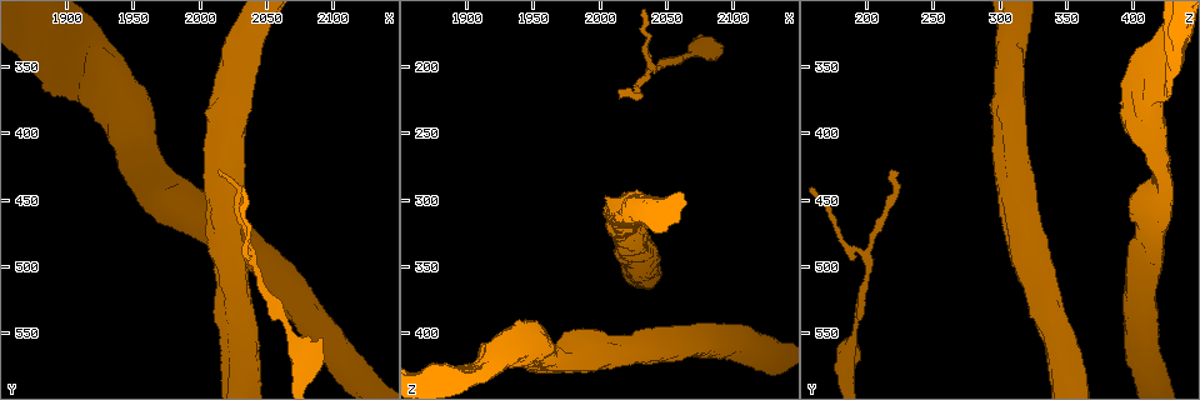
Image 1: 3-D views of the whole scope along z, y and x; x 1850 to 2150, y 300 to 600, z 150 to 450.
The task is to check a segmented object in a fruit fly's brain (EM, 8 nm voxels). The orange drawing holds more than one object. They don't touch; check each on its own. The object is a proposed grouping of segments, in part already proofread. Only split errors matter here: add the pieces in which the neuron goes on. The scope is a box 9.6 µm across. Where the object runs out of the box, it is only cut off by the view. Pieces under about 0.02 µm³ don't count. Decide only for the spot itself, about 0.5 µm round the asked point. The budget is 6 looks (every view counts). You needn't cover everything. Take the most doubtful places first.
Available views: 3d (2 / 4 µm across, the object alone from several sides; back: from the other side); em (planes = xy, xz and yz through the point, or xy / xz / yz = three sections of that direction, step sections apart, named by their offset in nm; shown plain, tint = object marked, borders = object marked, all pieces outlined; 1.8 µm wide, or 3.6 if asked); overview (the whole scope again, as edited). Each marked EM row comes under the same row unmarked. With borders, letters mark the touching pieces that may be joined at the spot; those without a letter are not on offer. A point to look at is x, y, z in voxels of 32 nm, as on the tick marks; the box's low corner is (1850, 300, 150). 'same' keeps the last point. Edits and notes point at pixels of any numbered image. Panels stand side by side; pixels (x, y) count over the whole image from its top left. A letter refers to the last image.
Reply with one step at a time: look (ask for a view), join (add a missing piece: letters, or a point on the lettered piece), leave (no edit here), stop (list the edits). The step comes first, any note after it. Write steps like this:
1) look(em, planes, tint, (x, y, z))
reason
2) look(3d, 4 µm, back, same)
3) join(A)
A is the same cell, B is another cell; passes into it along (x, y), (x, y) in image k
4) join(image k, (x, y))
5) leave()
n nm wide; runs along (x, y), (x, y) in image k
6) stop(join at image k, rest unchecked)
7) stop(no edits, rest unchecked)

look(em, yz, step 8, tint, (2016, 428, 222))
thin end

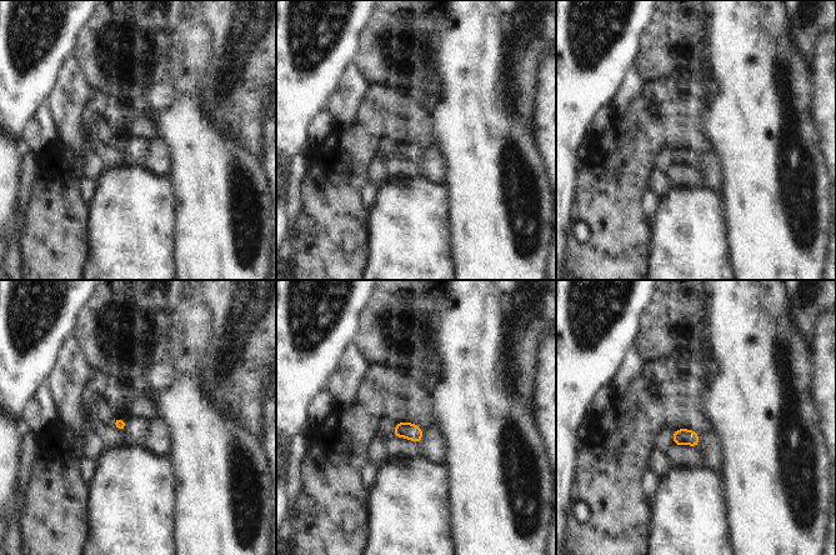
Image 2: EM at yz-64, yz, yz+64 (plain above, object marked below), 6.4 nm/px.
look(em, xy, step 16, borders, same)

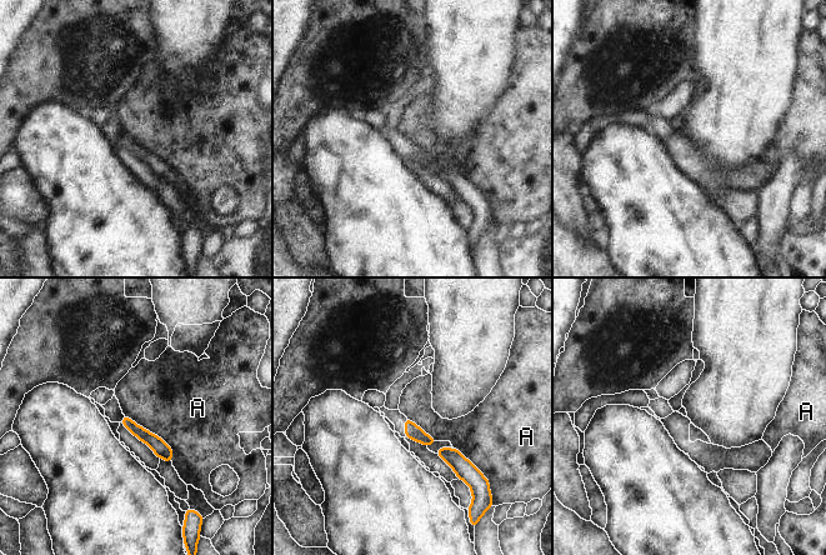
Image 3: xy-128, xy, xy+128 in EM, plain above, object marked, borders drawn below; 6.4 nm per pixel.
leave()
A touches over 440 nm; A is another cell; runs along (125, 420), (149, 438), (169, 458) in image 3; none of them fits

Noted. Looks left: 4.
look(em, yz, step 8, borders, (1942, 430, 426))
free end

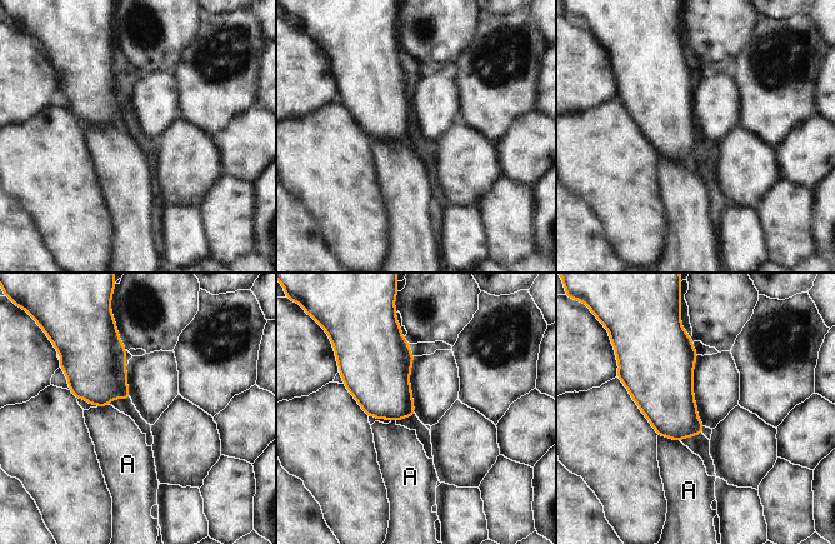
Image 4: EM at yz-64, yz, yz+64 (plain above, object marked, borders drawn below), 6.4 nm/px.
look(em, planes, borders, same)

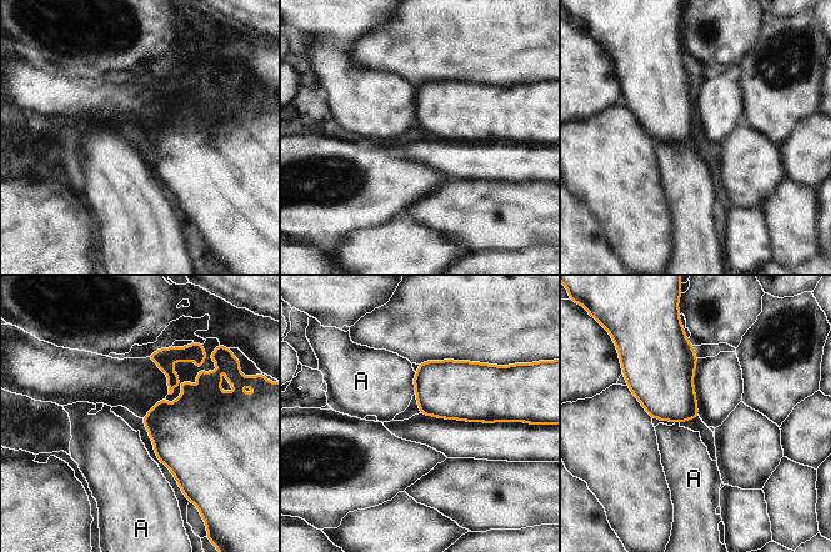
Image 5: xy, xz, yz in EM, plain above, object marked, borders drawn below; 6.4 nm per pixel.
leave()
A is another cell; border along (416, 372), (414, 377), (415, 392) in image 5; no lettered piece goes on from it

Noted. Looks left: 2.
look(em, planes, borders, (2038, 492, 202))
a narrow waist

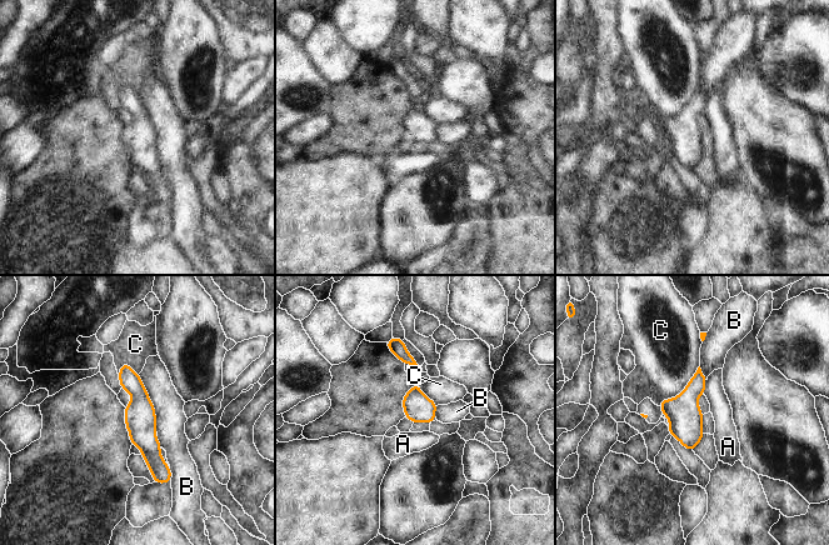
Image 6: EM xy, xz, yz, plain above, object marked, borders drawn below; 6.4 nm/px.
leave()
180 nm wide; A, B and C are other cells; runs along (124, 368), (164, 479) in image 6; no lettered piece goes on from it

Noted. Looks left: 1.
stop(no edits, rest unchecked)

